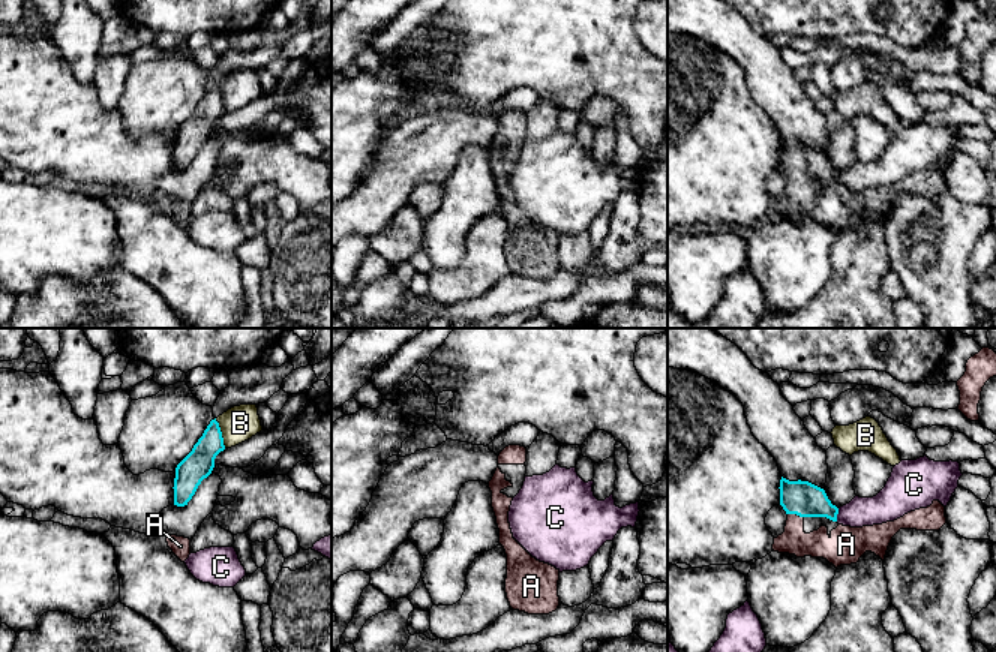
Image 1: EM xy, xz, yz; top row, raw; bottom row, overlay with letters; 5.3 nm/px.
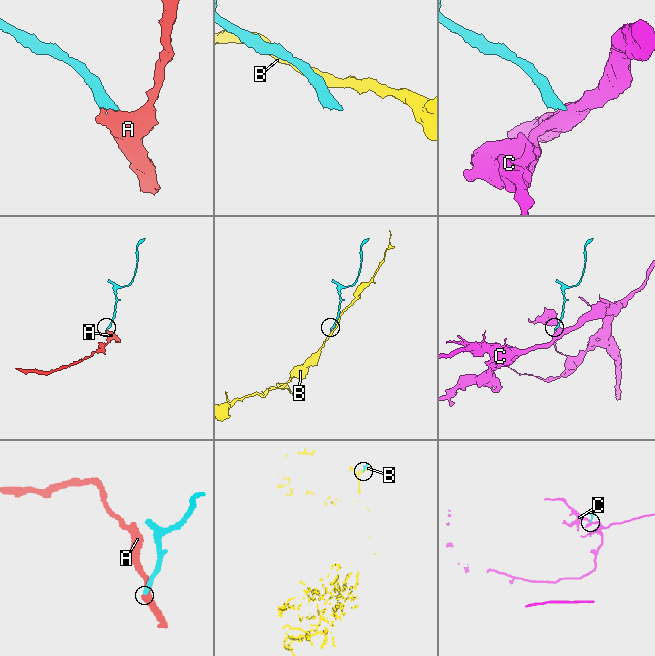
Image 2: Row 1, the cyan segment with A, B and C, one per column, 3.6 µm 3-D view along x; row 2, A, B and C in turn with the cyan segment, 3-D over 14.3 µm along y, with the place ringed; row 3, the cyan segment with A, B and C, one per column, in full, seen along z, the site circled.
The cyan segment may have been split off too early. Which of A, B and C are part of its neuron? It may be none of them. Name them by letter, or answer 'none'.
A

